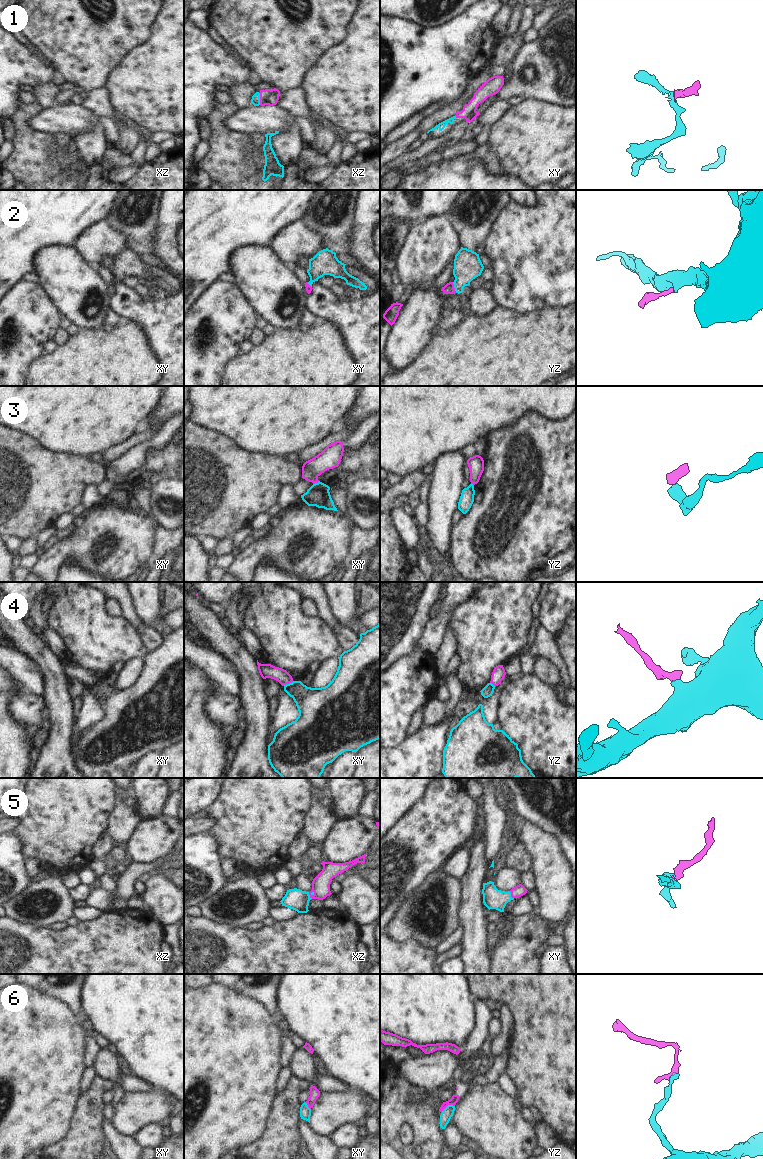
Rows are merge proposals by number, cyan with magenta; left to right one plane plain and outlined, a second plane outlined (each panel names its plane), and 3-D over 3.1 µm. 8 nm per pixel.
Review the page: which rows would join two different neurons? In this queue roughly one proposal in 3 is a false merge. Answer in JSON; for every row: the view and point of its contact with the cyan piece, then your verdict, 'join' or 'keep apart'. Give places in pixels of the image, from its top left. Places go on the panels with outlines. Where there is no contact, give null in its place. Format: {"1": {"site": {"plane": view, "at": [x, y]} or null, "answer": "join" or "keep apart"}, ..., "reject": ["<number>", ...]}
{"1": {"site": {"plane": "xz", "at": [259, 99]}, "answer": "join"}, "2": {"site": {"plane": "yz", "at": [454, 287]}, "answer": "join"}, "3": {"site": {"plane": "xy", "at": [316, 483]}, "answer": "keep apart"}, "4": {"site": {"plane": "xy", "at": [289, 683]}, "answer": "keep apart"}, "5": {"site": {"plane": "xz", "at": [309, 895]}, "answer": "join"}, "6": {"site": {"plane": "yz", "at": [447, 1106]}, "answer": "keep apart"}, "reject": ["3", "4", "6"]}

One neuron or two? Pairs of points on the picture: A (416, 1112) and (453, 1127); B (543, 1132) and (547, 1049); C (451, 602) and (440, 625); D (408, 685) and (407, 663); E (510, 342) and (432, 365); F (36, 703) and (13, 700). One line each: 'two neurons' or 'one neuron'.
A: two neurons
B: two neurons
C: one neuron
D: one neuron
E: one neuron
F: one neuron

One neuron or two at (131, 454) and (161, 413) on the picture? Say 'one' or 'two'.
two

